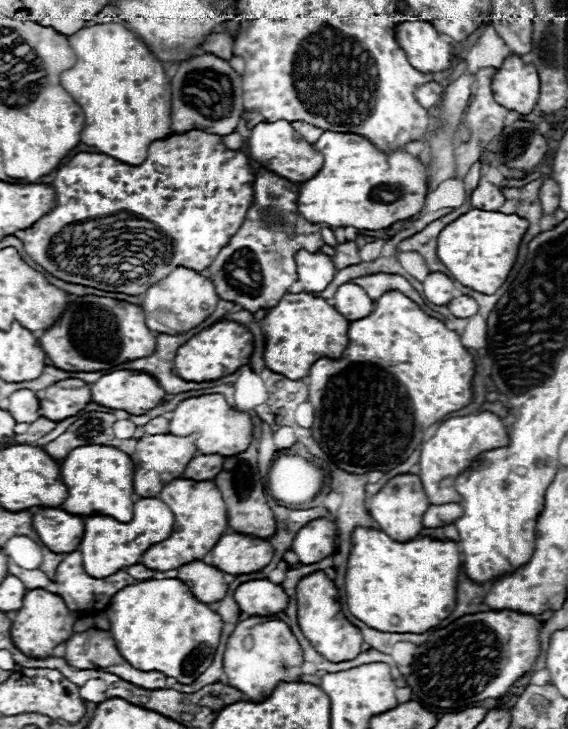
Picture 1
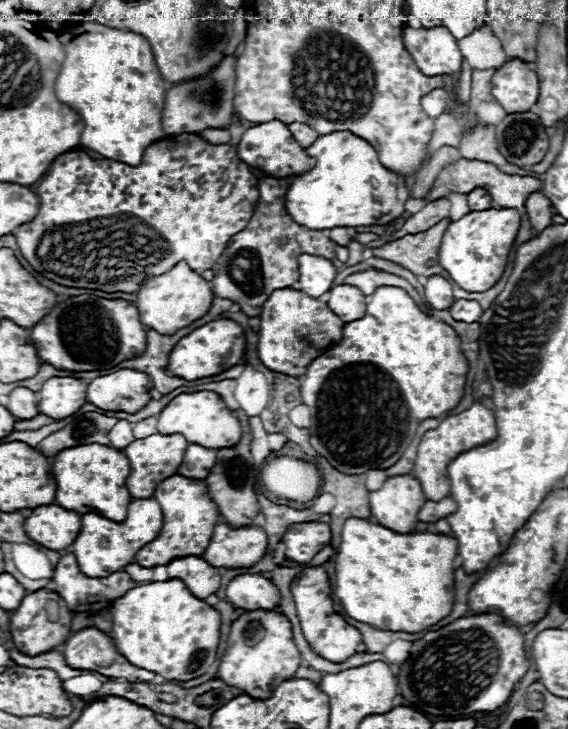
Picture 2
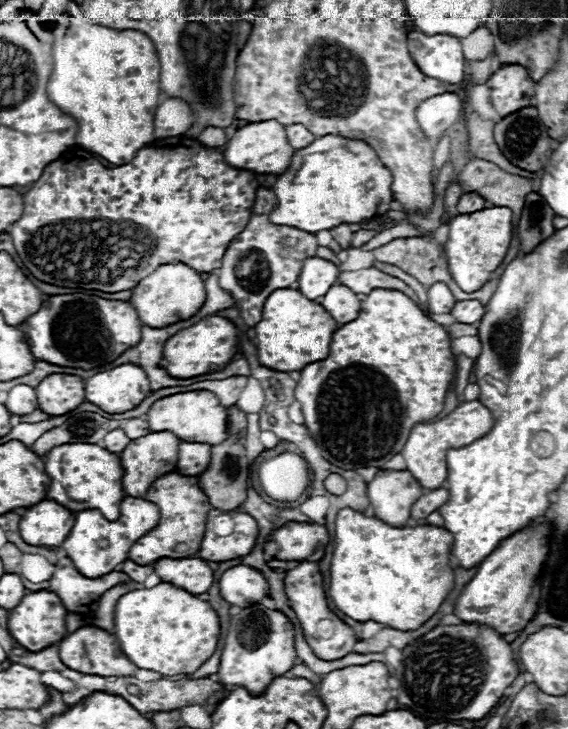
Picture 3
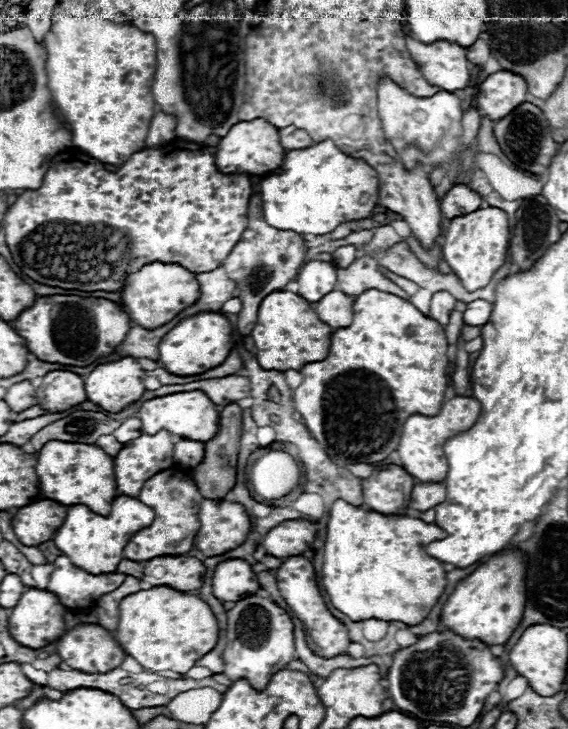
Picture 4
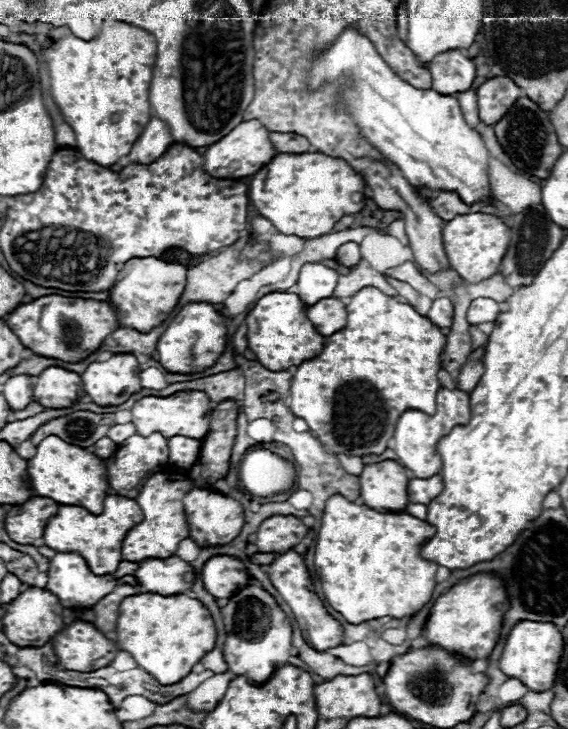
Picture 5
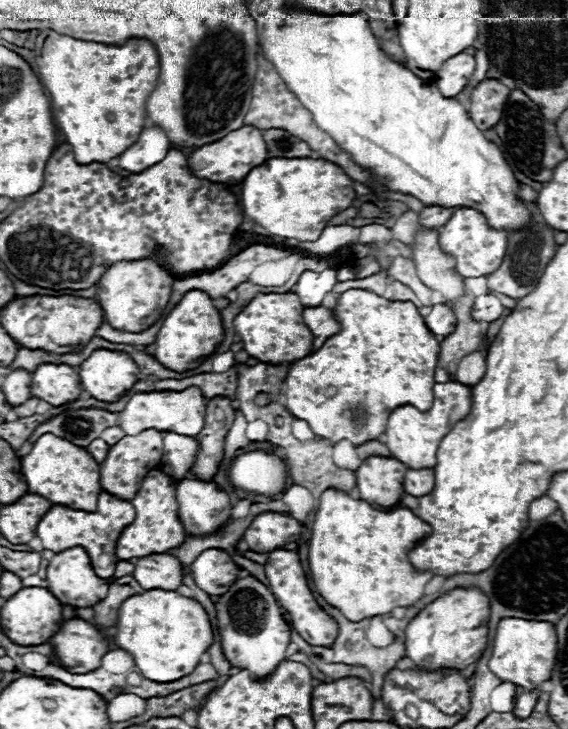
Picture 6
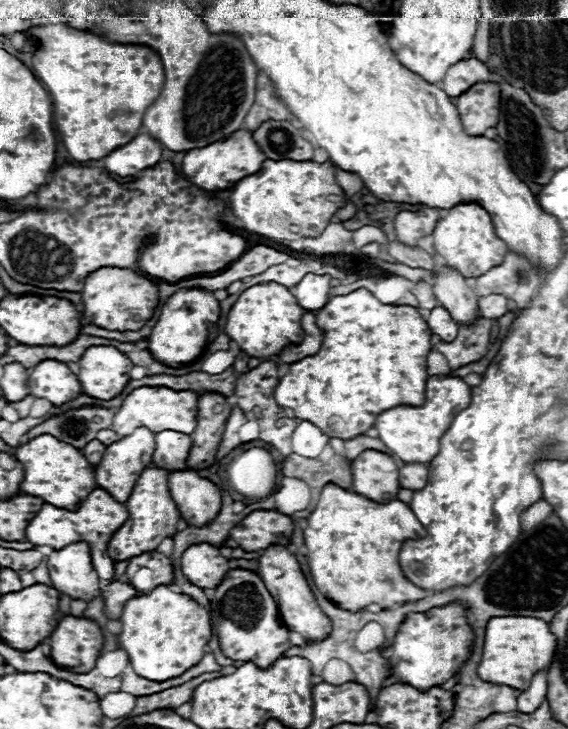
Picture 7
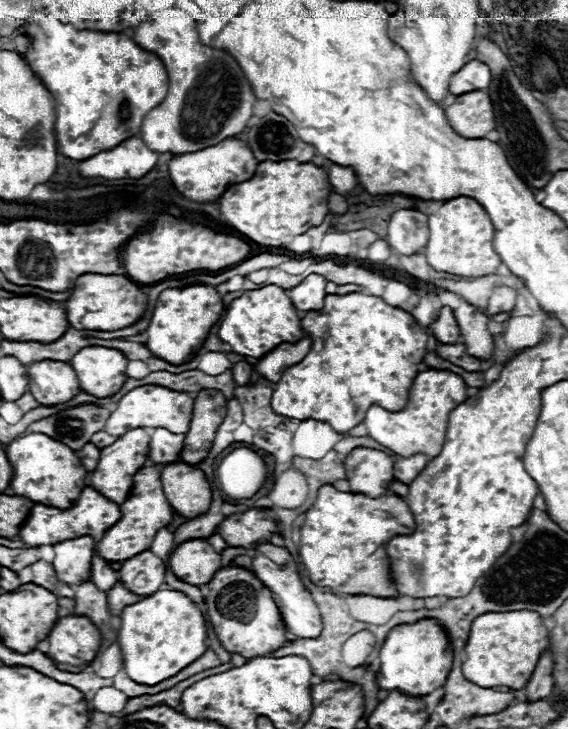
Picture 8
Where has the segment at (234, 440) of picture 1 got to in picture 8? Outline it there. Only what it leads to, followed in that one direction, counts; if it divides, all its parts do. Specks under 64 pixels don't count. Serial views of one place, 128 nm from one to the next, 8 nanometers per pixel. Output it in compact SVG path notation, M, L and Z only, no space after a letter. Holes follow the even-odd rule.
M156 384L138 386L138 388L130 390L126 396L122 396L122 400L118 402L118 408L106 420L104 432L112 434L112 436L120 436L120 434L126 434L128 430L134 430L136 426L144 426L144 428L162 426L166 430L172 430L174 434L184 434L190 426L192 404L194 404L194 400L186 392L176 392L166 386L156 386Z

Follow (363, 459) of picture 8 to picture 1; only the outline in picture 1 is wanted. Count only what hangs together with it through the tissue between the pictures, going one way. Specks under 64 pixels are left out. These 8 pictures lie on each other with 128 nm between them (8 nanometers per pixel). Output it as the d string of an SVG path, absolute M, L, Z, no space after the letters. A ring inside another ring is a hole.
M400 474L386 482L386 486L374 494L368 502L370 516L378 522L380 530L384 530L390 538L396 538L398 542L406 542L408 538L416 538L422 530L422 516L428 510L430 502L424 494L422 482L416 474Z

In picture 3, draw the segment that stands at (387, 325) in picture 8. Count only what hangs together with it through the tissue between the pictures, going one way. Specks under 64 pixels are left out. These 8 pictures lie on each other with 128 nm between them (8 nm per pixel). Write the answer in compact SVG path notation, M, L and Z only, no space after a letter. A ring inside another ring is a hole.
M376 288L360 302L358 318L334 332L328 358L312 362L302 370L294 398L302 406L308 434L318 440L316 444L328 462L344 470L356 470L362 466L382 468L404 448L414 424L432 420L442 412L452 378L454 354L450 334L444 326L430 320L416 302L402 292Z

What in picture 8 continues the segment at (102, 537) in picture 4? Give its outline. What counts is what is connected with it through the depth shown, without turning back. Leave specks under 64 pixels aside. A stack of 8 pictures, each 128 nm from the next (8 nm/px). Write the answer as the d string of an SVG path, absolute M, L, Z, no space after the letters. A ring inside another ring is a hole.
M86 486L82 492L80 492L80 498L66 510L60 510L60 508L52 508L52 506L42 506L42 504L36 504L28 518L24 520L20 532L18 532L18 538L28 546L46 546L46 544L58 544L62 540L70 540L70 538L78 538L78 536L92 536L96 542L104 536L102 530L108 530L110 526L114 526L116 522L120 520L120 506L114 504L112 500L104 498L100 492L96 492L94 488ZM92 558L92 578L90 580L100 592L108 592L118 582L118 574L116 574L116 570L110 568L110 564L106 560Z

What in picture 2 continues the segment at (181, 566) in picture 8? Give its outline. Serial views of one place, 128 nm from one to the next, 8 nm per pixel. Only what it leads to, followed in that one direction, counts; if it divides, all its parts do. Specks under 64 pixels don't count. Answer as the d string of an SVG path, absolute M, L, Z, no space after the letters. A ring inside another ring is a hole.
M240 574L226 586L226 596L234 608L274 610L280 602L278 588L262 574Z

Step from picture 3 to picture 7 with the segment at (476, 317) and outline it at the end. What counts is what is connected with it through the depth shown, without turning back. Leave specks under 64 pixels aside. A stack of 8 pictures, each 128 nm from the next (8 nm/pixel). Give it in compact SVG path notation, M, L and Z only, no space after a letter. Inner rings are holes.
M490 294L486 298L478 298L478 310L482 318L500 318L508 312L508 298L502 294Z

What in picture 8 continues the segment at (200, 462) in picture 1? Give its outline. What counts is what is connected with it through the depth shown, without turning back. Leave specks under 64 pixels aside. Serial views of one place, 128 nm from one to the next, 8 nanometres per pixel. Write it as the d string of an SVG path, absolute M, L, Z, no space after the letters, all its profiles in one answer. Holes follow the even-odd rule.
M156 428L150 436L150 460L156 464L170 464L180 458L184 446L184 434L174 434L166 428Z

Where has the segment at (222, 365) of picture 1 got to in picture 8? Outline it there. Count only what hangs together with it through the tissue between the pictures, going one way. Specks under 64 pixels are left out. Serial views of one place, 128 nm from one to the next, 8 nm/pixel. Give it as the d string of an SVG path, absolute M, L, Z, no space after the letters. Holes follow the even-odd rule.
M210 284L186 286L186 288L166 288L160 292L150 324L148 324L148 342L146 348L170 364L184 364L194 358L194 354L204 344L210 328L222 316L224 302L222 296Z

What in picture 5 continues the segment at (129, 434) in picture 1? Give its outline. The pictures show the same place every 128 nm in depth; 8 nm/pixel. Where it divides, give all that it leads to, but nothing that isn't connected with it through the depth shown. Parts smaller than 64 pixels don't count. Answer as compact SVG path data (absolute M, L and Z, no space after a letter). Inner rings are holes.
M104 436L104 438L100 438L94 446L90 446L88 450L92 450L92 454L96 454L98 458L104 458L104 460L106 460L106 458L110 458L110 456L114 454L116 446L118 446L118 444L114 444L110 438Z

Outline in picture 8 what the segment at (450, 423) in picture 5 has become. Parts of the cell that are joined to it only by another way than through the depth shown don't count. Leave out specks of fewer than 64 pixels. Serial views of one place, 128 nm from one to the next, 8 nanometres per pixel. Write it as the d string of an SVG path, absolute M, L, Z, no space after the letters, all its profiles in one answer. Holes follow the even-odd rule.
M424 370L418 372L418 376L412 382L406 408L390 412L380 406L370 406L362 424L366 426L368 436L372 440L400 456L412 456L418 452L438 456L446 438L448 414L466 400L466 390L468 388L458 374L446 370Z

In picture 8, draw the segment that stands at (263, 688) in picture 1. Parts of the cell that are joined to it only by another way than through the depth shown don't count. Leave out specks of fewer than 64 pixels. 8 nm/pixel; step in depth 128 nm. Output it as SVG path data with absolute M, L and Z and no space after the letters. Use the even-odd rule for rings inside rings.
M240 566L220 568L208 582L208 596L204 602L208 608L210 624L230 654L256 658L284 646L286 626L280 618L280 612L272 602L270 590L250 570Z

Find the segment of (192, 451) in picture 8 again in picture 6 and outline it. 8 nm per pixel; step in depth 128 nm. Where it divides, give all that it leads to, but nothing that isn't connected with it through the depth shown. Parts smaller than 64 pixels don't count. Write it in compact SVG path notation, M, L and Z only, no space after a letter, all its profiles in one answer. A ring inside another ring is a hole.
M224 396L210 398L206 404L206 418L204 428L196 436L198 440L198 456L194 460L194 466L190 472L200 480L212 480L212 476L218 470L218 464L224 456L224 438L234 422L232 400Z

